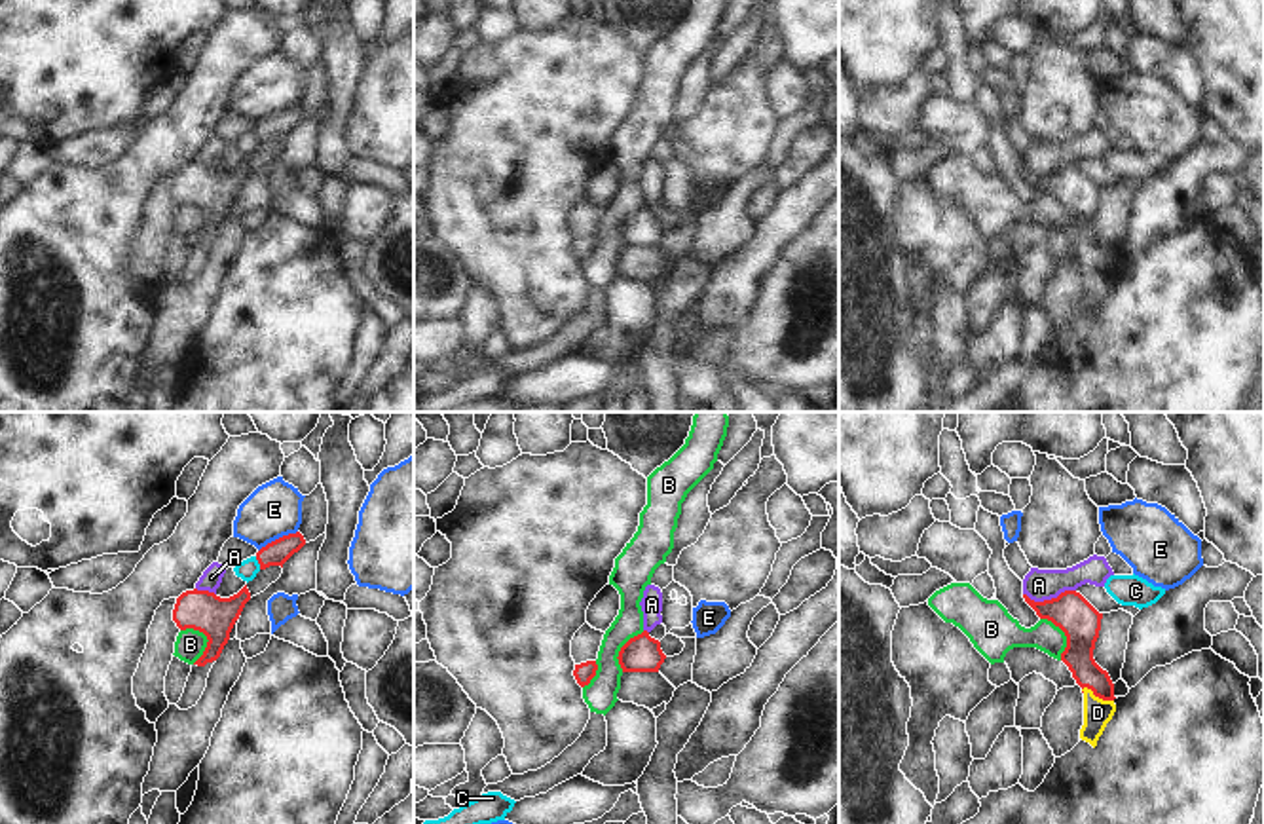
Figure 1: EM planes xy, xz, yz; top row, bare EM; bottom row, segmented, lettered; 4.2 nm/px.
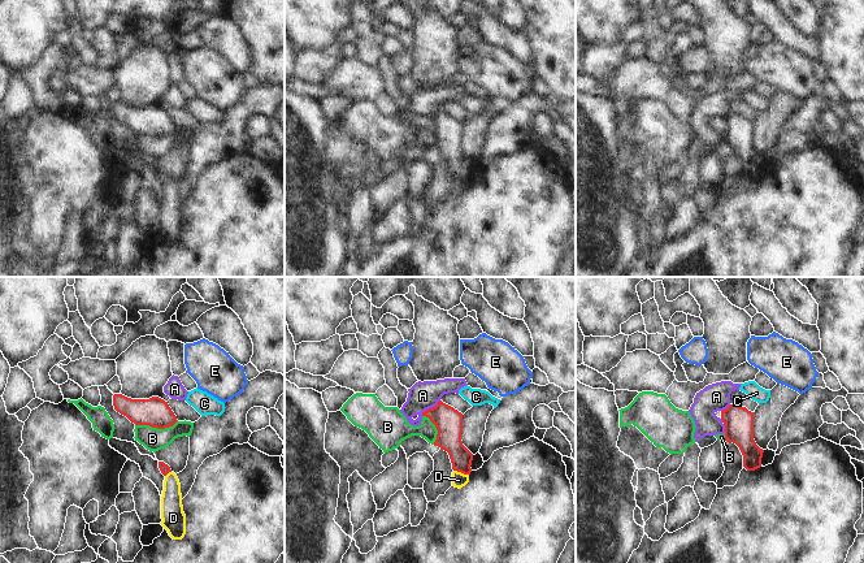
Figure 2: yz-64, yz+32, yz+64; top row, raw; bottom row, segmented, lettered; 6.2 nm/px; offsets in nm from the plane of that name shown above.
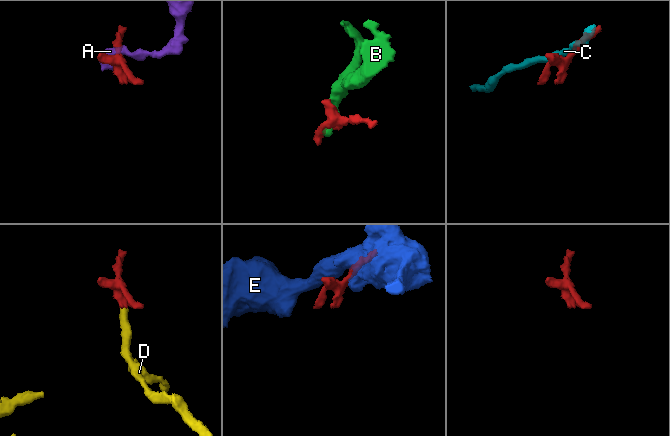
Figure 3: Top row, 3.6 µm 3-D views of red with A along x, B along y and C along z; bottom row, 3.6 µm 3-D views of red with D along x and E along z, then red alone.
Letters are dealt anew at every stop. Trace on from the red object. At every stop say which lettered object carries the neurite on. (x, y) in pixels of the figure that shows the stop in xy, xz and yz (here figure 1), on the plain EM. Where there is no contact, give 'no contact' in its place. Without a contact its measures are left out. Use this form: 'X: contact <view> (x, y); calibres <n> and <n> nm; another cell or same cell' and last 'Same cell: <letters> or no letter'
A: contact yz (1048, 175); calibres 170 and 140 nm; another cell
B: contact xy (207, 213); calibres 170 and 130 nm; another cell
C: contact xy (259, 137); calibres 110 and 90 nm; another cell
D: contact yz (1097, 270); calibres 130 and 120 nm; same cell
E: contact xy (279, 112); calibres 110 and 240 nm; another cell
Same cell: D

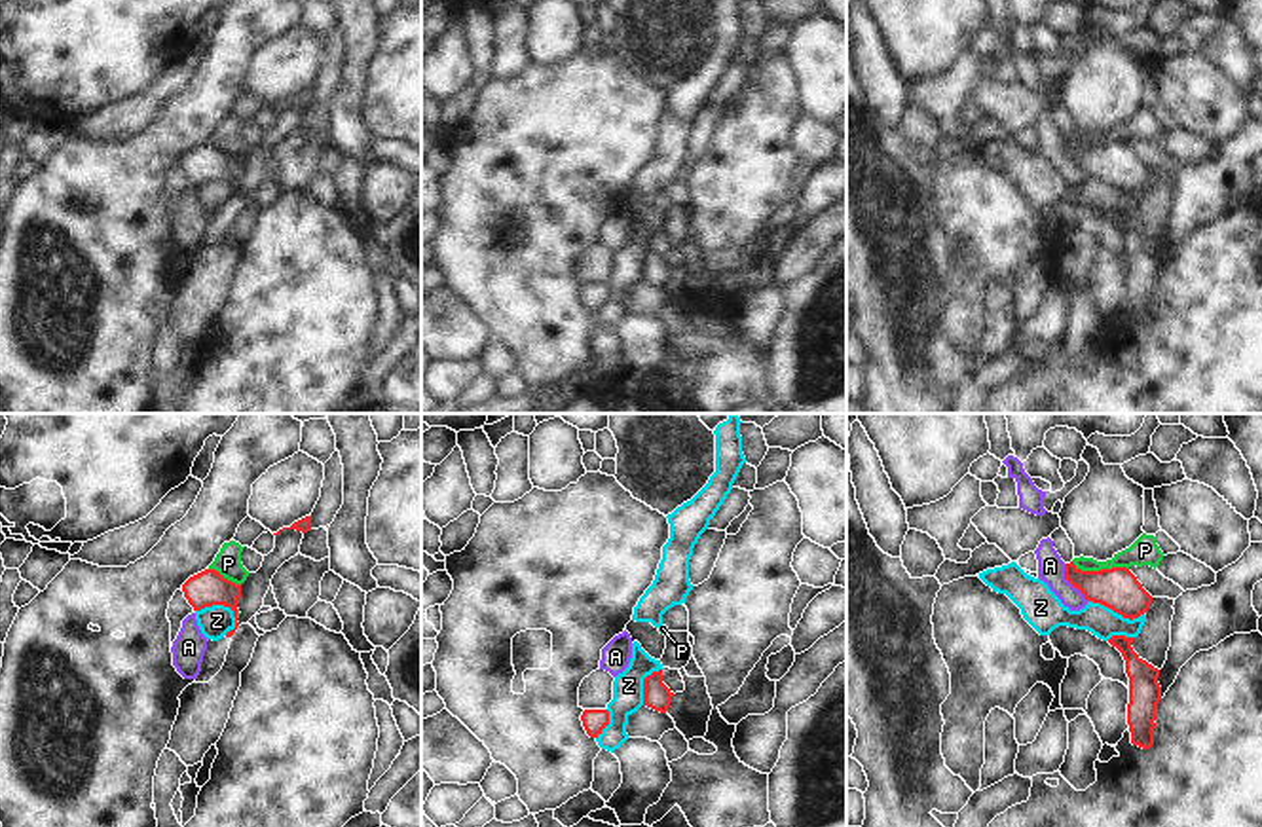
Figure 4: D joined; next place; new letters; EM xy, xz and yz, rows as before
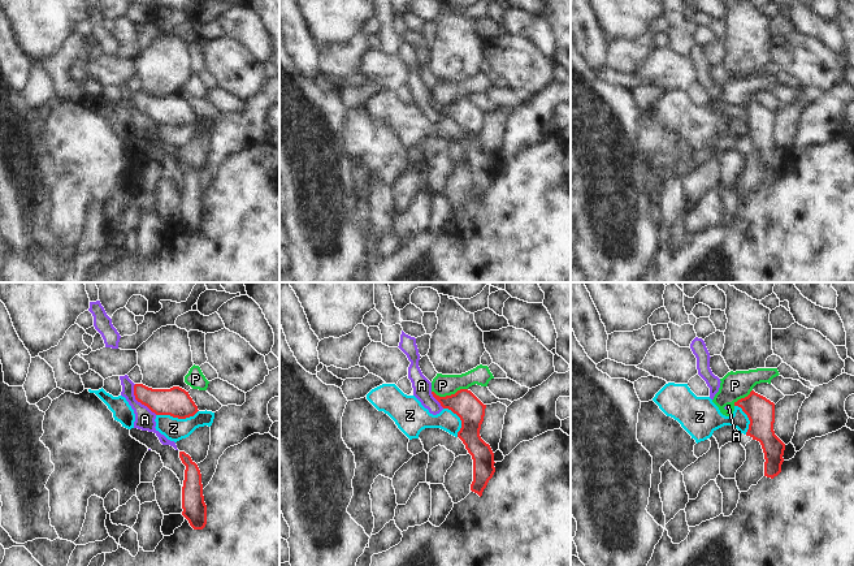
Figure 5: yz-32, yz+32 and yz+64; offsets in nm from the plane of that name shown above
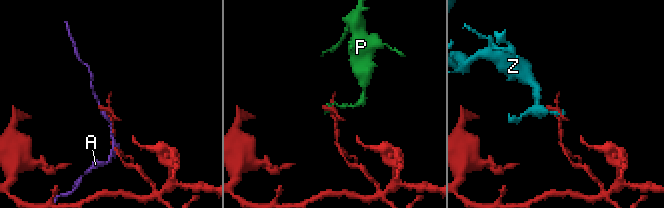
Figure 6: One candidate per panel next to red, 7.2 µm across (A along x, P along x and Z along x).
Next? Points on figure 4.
A: contact yz (1071, 158); calibres 180 and 110 nm; another cell
P: contact yz (1101, 145); calibres 180 and 120 nm; another cell
Z: contact xy (222, 179); calibres 150 and 140 nm; another cell
Same cell: no letter

